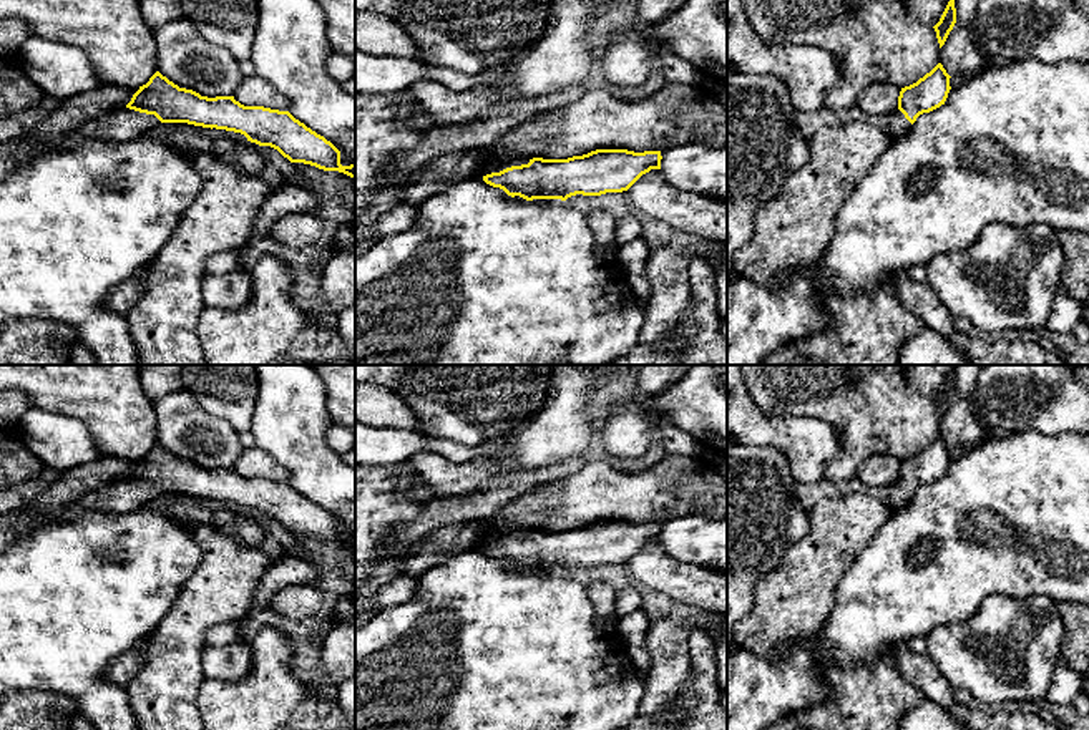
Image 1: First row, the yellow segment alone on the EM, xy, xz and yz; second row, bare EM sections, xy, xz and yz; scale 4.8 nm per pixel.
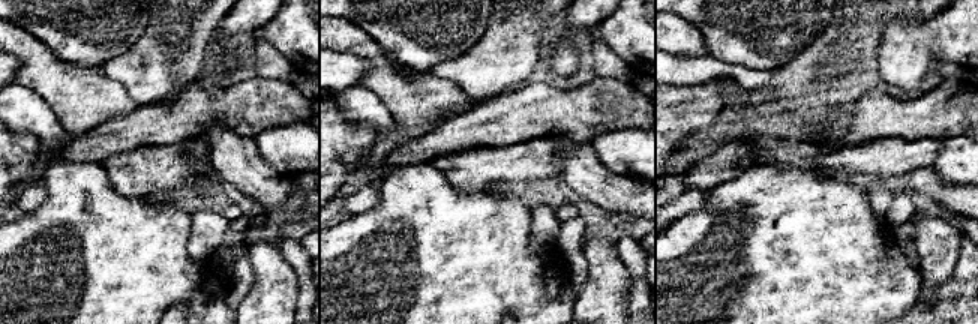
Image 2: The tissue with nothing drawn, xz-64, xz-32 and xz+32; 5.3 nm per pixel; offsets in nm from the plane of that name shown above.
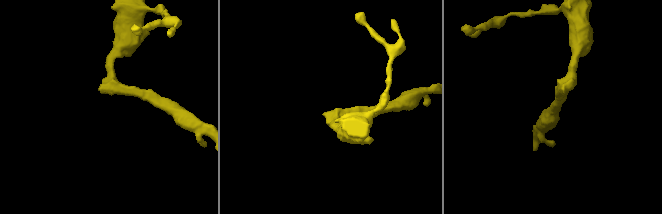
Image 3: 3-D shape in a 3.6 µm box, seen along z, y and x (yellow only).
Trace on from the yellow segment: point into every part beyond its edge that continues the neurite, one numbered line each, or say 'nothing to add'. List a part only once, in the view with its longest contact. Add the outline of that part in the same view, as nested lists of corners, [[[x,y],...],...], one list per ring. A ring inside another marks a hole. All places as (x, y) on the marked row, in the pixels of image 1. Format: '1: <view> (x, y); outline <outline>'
1: xz (497, 165); outline [[[516,158],[516,159],[493,159],[490,163],[483,163],[476,171],[475,171],[475,176],[473,178],[480,178],[483,179],[486,174],[491,174],[491,173],[500,173],[506,168],[511,168],[511,166],[521,166],[521,164],[528,164],[530,159],[528,158]]]

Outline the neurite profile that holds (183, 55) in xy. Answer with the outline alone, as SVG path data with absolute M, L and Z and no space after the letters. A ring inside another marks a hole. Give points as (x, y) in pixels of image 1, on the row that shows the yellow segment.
M188 18L169 22L151 32L156 43L156 71L179 88L201 96L234 96L244 80L239 61L211 43Z

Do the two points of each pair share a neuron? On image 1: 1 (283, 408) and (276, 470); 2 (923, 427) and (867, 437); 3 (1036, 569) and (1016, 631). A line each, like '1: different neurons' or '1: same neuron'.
1: different neurons
2: same neuron
3: different neurons

